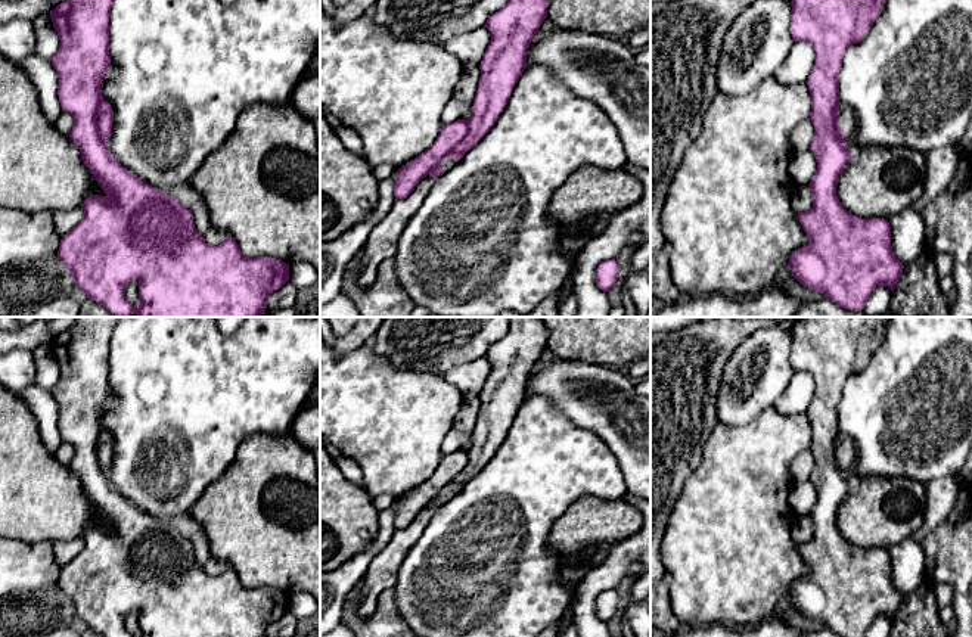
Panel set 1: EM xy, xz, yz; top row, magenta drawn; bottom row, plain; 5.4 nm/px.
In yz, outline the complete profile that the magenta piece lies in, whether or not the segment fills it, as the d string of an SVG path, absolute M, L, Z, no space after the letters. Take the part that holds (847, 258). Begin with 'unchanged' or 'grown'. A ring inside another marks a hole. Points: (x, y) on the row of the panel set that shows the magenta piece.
grown; M792 0L791 32L794 41L808 41L816 52L816 63L805 81L811 94L810 121L814 125L814 137L810 150L816 158L817 170L810 181L813 192L813 208L798 212L798 220L810 242L789 257L792 276L805 288L820 292L836 302L841 308L861 311L869 295L878 286L888 286L892 292L897 286L904 265L897 260L891 246L891 226L884 218L861 220L850 214L839 202L836 184L853 153L847 142L853 139L857 124L850 106L839 102L839 71L845 52L863 40L873 22L879 18L885 0Z

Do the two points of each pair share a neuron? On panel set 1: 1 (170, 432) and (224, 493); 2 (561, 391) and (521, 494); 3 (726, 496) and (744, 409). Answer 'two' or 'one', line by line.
1: two
2: two
3: two

